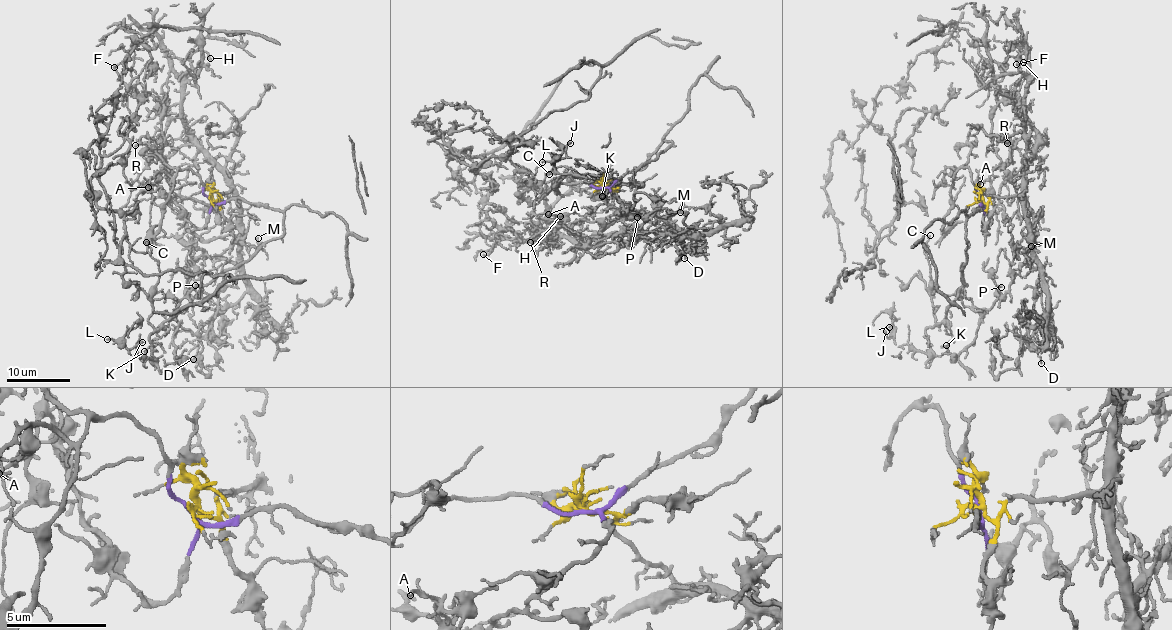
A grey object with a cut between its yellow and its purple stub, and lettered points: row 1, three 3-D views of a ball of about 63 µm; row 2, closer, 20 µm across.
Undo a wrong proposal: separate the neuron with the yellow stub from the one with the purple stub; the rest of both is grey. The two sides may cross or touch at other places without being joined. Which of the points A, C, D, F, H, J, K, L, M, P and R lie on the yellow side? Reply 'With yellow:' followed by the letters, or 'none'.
With yellow: D, F, H, M, R

